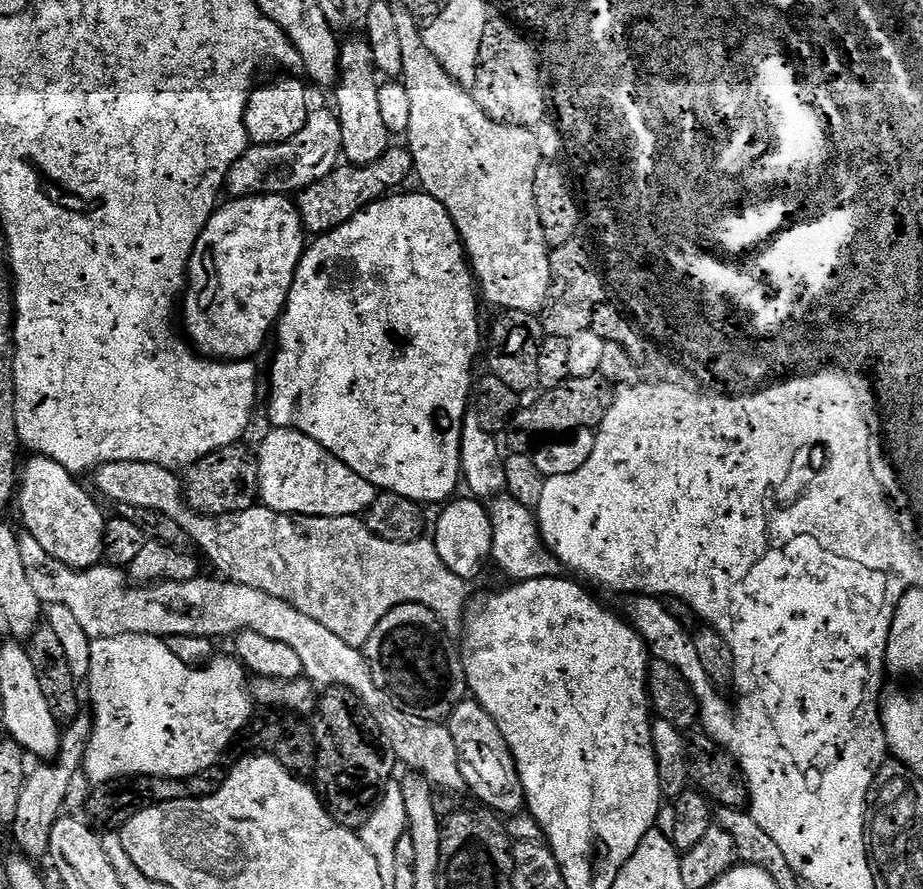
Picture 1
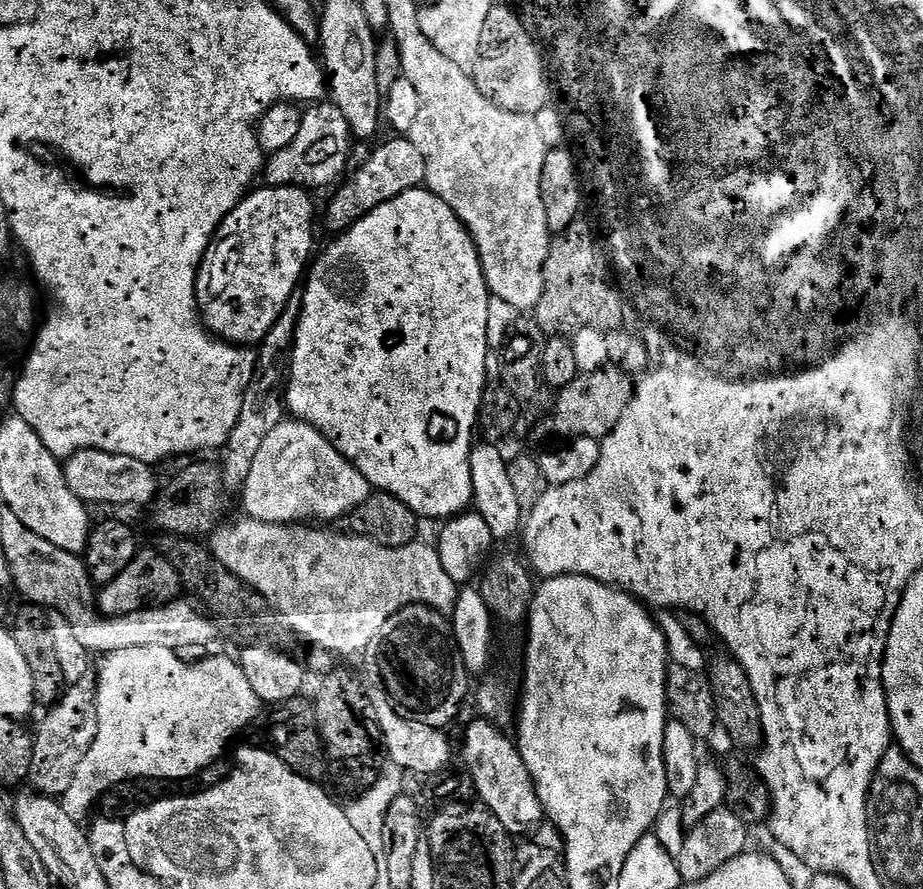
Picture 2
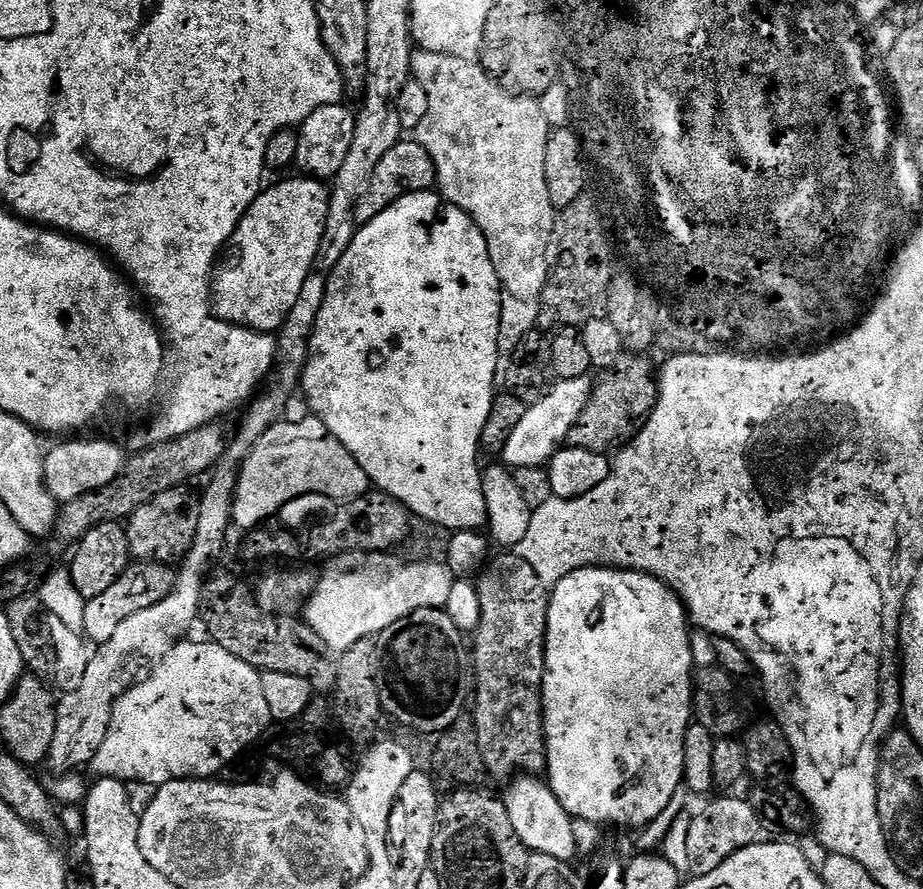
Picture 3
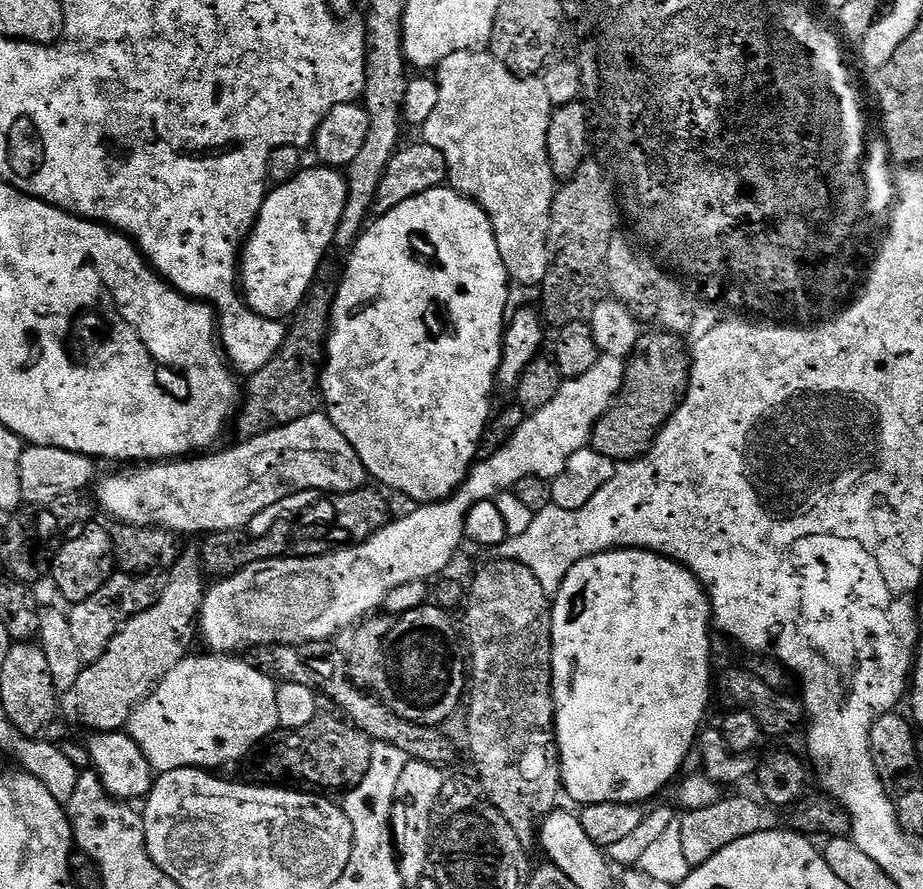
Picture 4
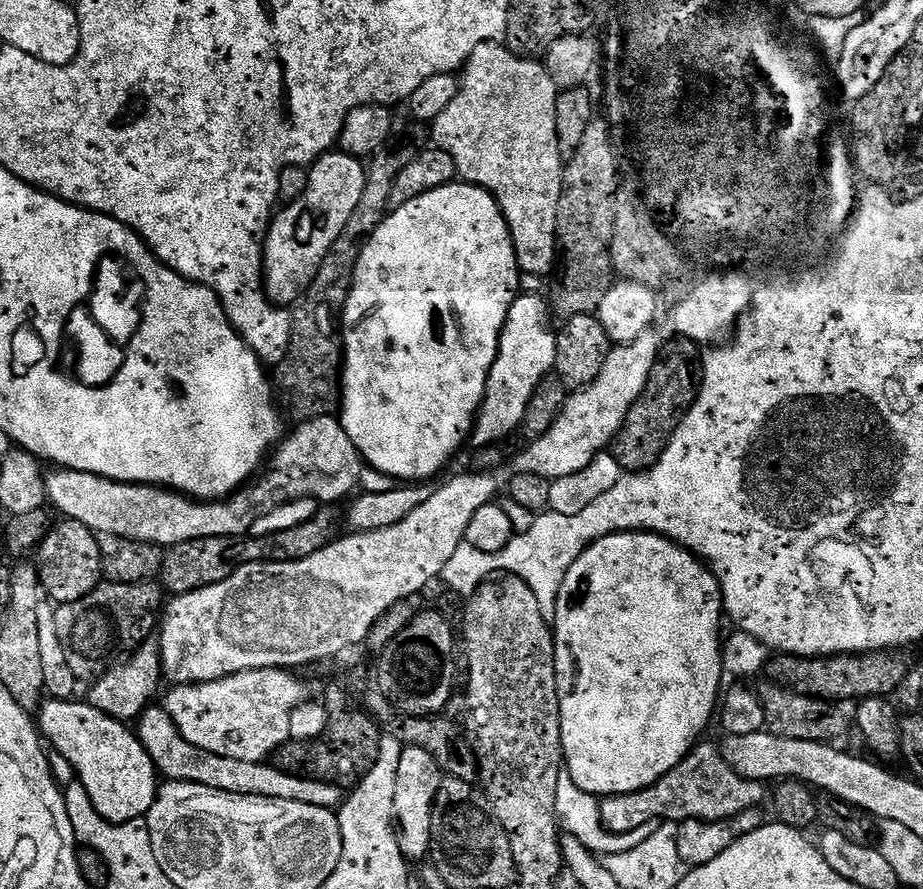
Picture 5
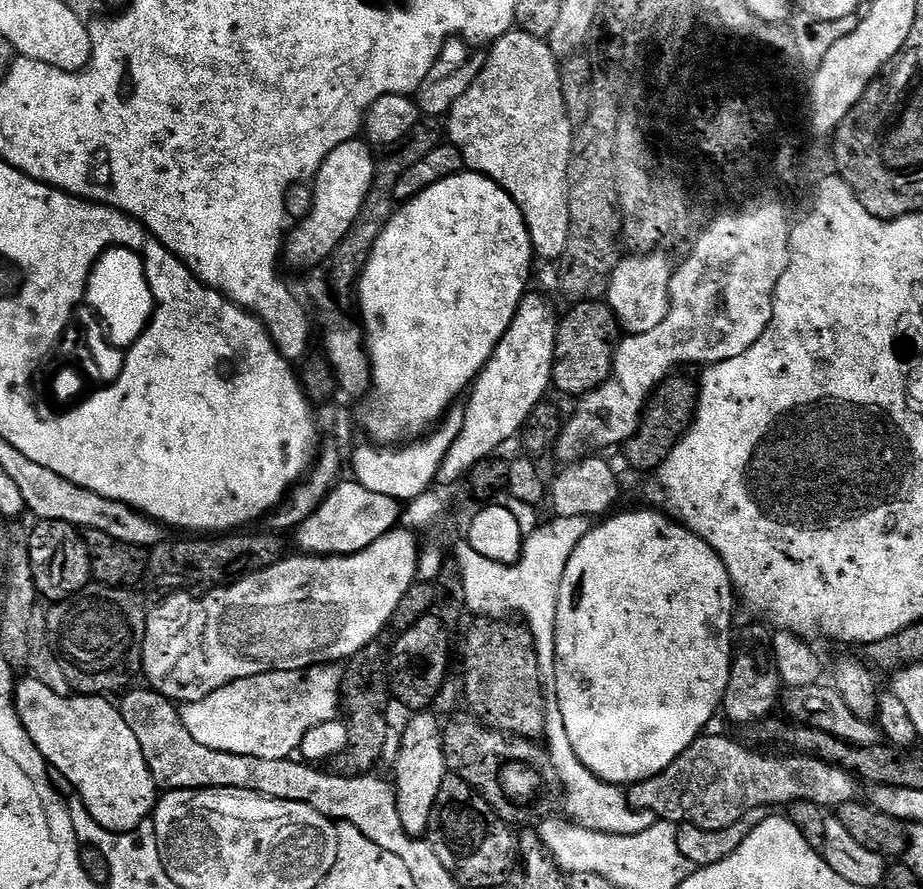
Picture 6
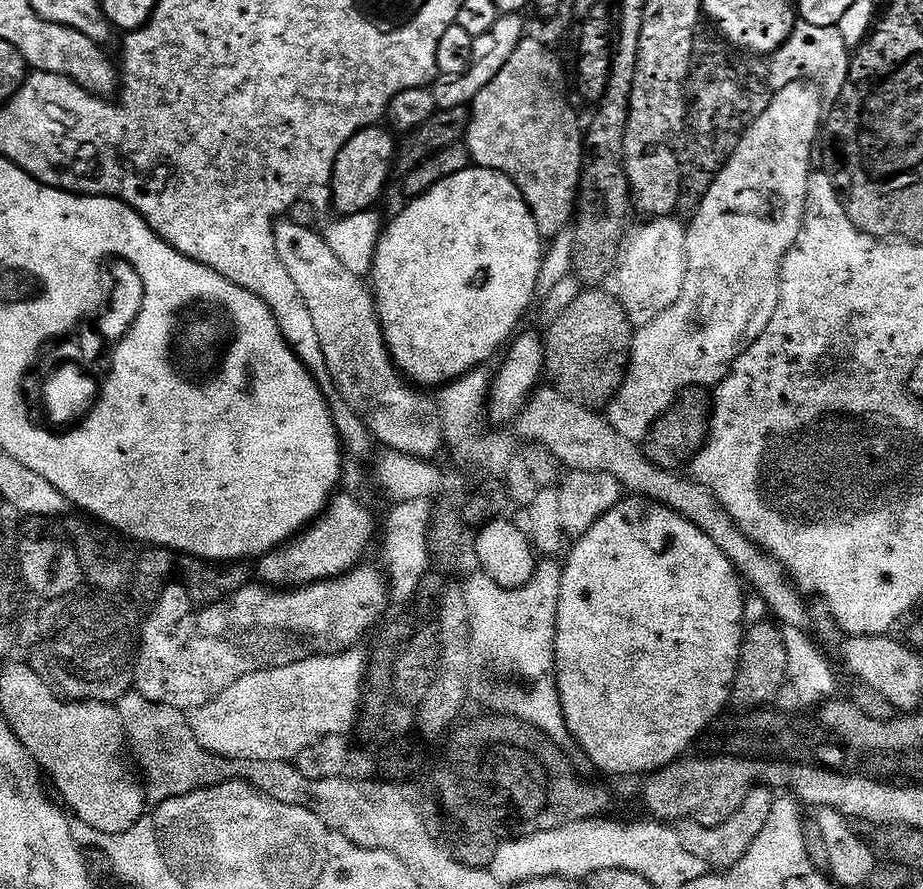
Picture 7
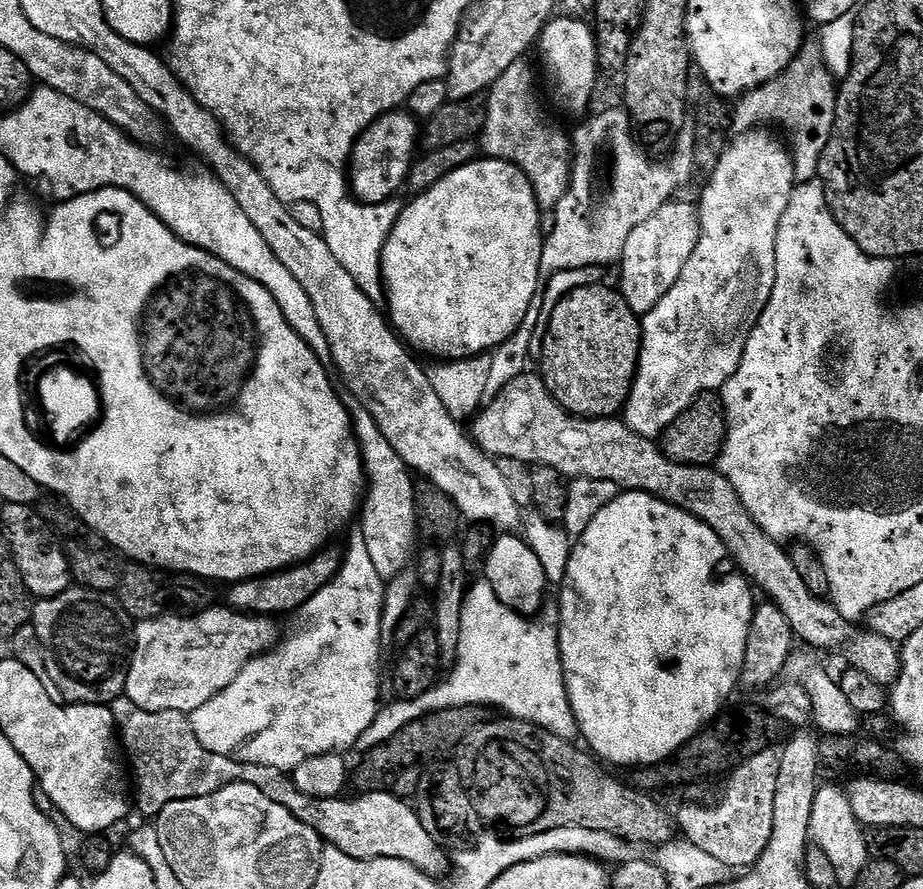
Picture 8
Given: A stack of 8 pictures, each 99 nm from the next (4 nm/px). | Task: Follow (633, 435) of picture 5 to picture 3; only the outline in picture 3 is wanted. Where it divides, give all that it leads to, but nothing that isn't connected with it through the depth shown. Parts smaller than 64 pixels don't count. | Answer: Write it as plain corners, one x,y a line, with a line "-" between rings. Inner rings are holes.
624,350
614,363
599,369
600,377
595,377
588,404
580,415
579,423
572,429
570,440
575,447
588,447
591,452
604,454
611,444
619,445
633,435
634,429
656,404
658,372
655,367
652,369
648,358
647,355

